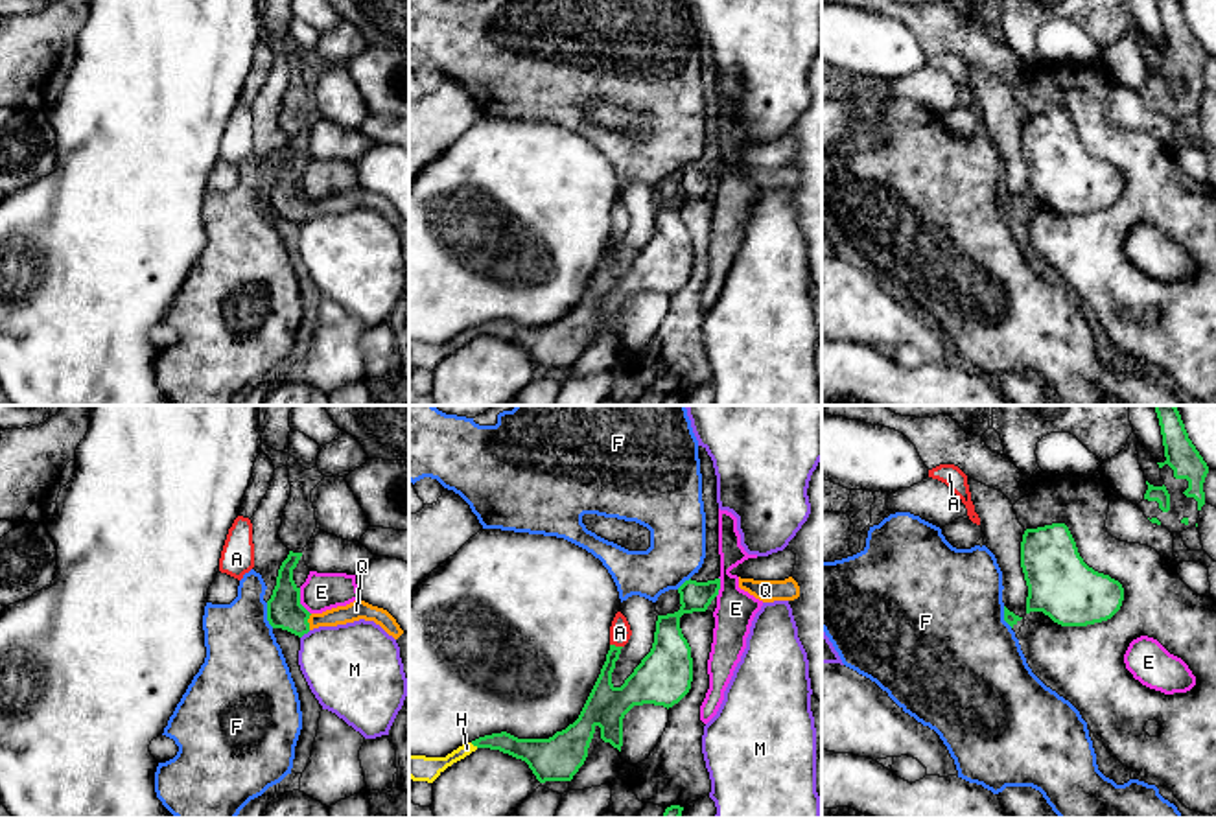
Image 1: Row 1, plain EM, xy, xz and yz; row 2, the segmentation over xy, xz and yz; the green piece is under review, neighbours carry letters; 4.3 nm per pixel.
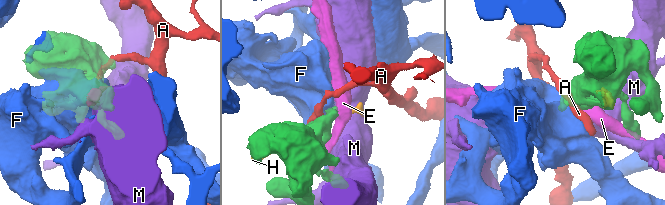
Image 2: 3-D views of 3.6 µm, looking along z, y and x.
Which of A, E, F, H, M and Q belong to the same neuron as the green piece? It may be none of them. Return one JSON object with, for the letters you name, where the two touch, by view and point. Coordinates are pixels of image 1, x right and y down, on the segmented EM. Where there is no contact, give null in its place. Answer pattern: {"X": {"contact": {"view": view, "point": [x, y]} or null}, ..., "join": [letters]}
{"H": {"contact": {"view": "xz", "point": [474, 745]}}, "Q": {"contact": {"view": "xy", "point": [306, 621]}}, "join": ["H", "Q"]}

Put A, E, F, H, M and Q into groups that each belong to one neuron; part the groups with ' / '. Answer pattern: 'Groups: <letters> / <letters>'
Groups: A / E / F / H Q / M

